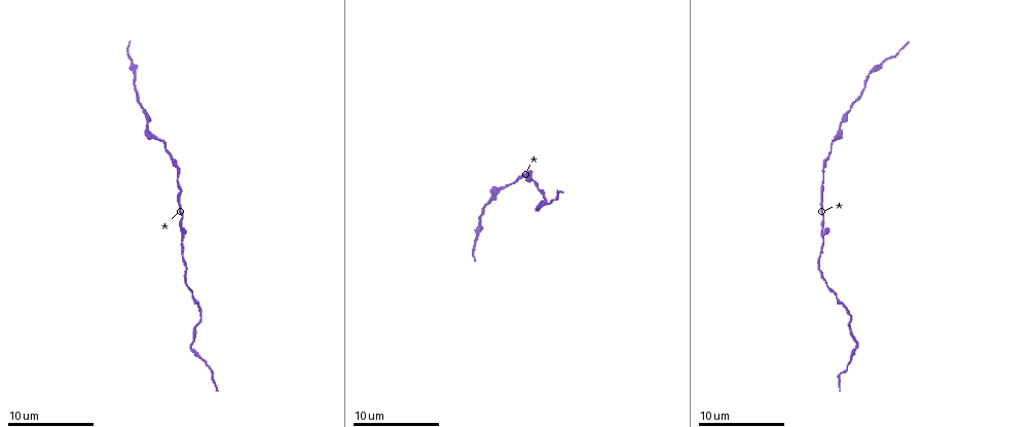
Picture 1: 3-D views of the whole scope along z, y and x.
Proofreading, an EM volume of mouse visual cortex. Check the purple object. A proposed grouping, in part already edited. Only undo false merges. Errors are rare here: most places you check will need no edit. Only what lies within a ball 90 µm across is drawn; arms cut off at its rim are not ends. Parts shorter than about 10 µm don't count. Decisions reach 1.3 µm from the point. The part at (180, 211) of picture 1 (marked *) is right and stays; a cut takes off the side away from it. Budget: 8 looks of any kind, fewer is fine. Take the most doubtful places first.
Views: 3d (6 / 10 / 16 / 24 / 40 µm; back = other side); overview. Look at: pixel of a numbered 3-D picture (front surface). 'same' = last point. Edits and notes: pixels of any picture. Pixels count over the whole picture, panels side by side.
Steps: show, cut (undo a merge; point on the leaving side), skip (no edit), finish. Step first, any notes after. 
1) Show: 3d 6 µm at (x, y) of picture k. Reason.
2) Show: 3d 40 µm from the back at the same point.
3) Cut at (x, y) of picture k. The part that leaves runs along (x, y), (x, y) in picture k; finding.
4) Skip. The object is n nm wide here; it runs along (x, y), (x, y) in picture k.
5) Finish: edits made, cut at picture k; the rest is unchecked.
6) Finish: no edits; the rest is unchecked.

Show: 3d 16 µm at (829, 156) of picture 1. Calibre changes.

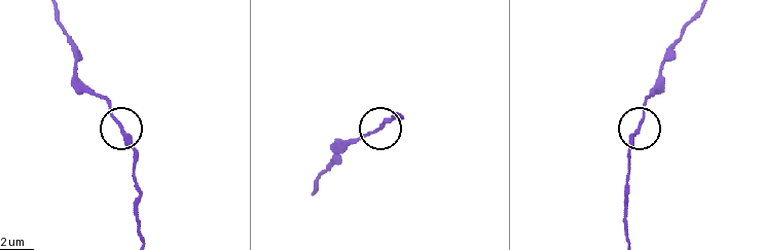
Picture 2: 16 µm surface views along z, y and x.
Skip. The object is 200 nm wide here; it runs along (139, 233), (135, 151), (120, 121), (95, 90) in picture 2; all the same cell.

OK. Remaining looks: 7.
Show: 3d 16 µm at (839, 124) of picture 1. Narrows sharply.

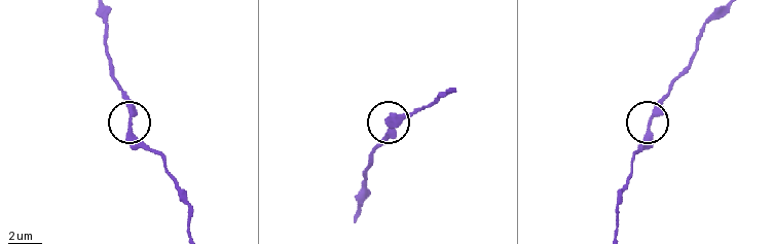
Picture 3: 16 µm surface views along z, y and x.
Show: 3d 16 µm from the back at (131, 122) of picture 3.

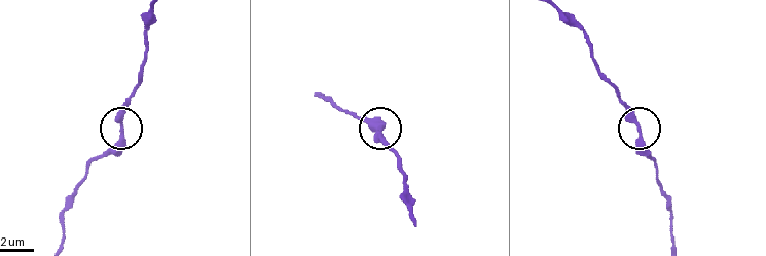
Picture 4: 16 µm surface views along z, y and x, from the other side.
Skip. It runs along (63, 238), (68, 196), (92, 163), (119, 138), (124, 98) in picture 4; one cell here.

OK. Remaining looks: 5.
Show: 3d 6 µm at (134, 87) of picture 1. A narrow waist.

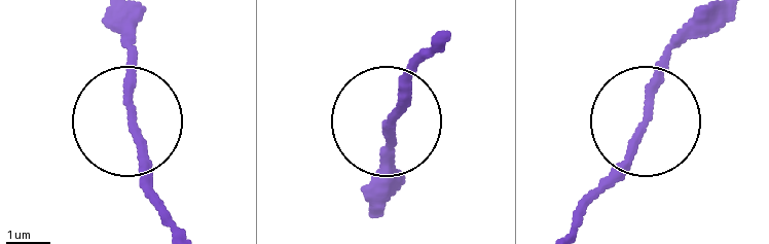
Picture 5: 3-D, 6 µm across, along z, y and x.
Skip. It runs along (169, 227), (132, 105), (132, 20) in picture 5; continuous, no second cell.

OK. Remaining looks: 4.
Show: 3d 16 µm at (836, 293) of picture 1. Calibre changes.

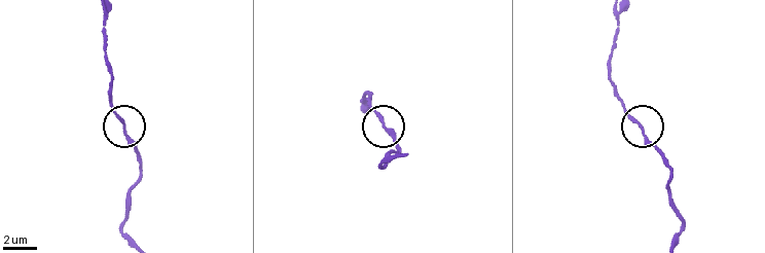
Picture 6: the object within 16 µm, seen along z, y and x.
Skip. It runs along (619, 13), (611, 80), (627, 113), (663, 153) in picture 6; one cell here.

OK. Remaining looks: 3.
Finish: no edits; the rest is unchecked.

